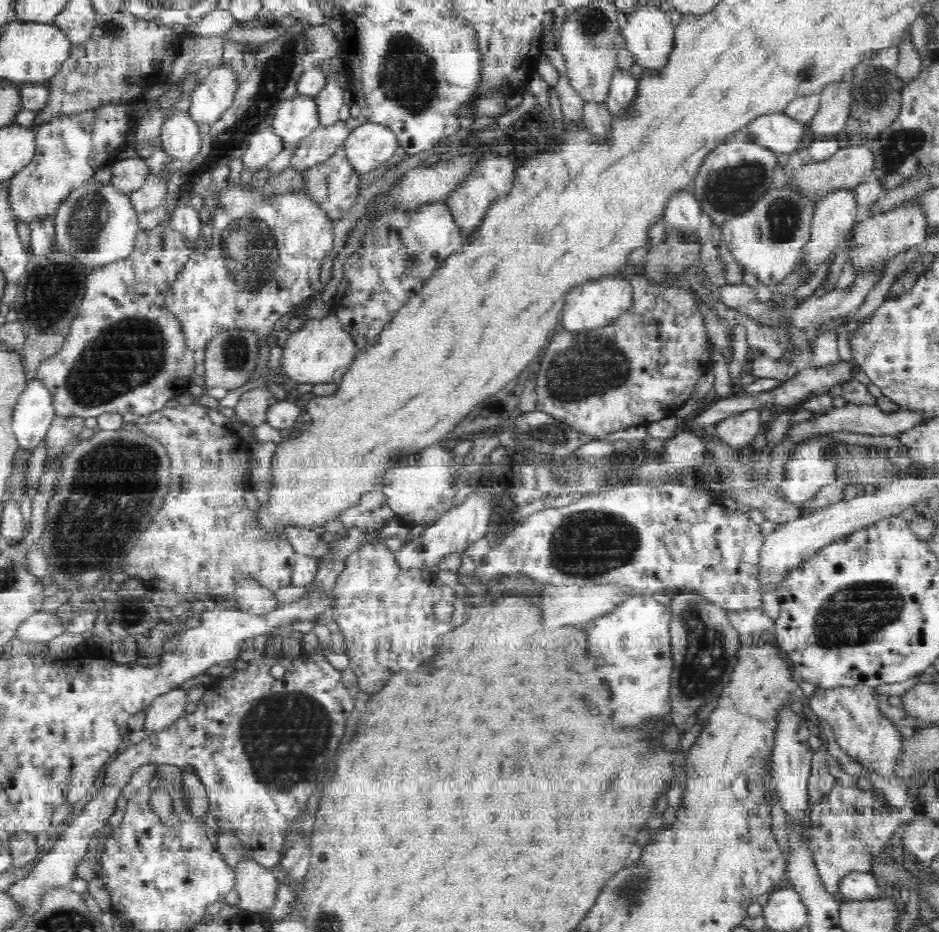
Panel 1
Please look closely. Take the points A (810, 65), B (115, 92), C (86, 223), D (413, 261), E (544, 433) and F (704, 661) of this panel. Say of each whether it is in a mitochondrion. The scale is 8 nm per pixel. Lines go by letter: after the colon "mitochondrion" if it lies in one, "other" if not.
A: mitochondrion
B: other
C: mitochondrion
D: mitochondrion
E: mitochondrion
F: mitochondrion

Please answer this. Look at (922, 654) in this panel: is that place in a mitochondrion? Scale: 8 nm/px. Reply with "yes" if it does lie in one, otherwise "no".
no

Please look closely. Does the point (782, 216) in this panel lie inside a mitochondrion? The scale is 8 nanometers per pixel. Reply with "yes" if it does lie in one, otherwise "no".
yes

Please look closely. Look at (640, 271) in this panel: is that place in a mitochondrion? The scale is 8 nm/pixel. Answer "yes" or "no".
no

